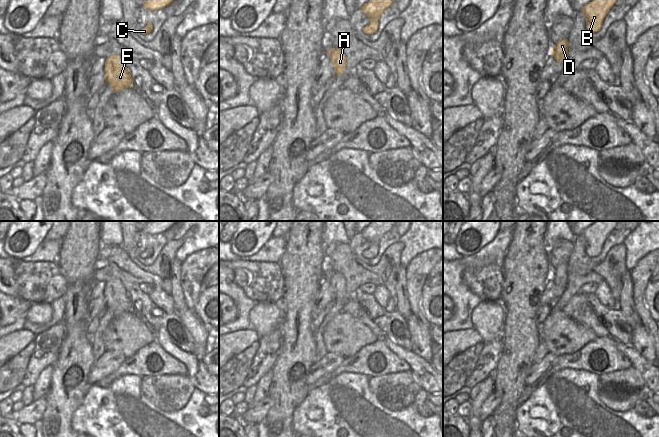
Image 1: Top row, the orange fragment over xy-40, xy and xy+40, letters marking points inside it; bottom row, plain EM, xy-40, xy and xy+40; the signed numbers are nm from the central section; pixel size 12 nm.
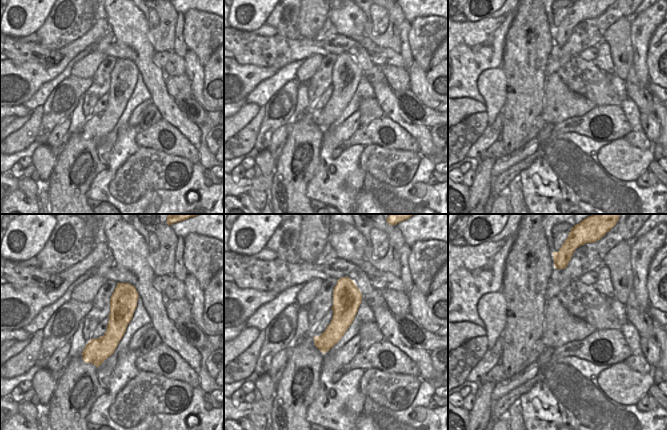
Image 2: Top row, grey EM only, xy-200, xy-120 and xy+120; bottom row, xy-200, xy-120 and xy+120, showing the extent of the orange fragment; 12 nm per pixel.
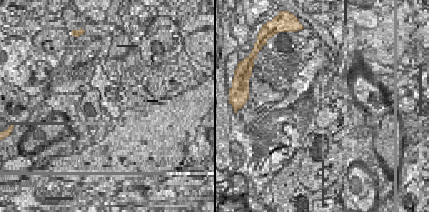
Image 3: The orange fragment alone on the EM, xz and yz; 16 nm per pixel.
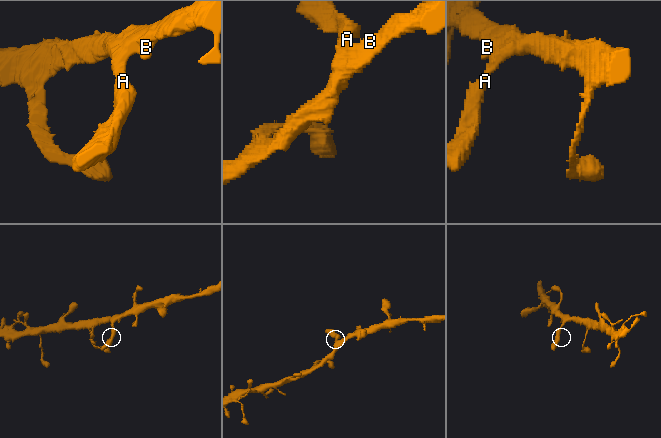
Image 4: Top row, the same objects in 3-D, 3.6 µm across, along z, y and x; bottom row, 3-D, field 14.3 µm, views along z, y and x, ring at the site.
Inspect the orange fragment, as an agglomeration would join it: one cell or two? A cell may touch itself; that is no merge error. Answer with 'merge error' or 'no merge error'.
no merge error

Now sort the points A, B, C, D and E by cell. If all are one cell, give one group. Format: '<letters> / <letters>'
A B C D E

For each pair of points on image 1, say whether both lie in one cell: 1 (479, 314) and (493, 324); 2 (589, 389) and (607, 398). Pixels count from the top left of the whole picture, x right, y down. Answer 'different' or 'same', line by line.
1: same
2: different

